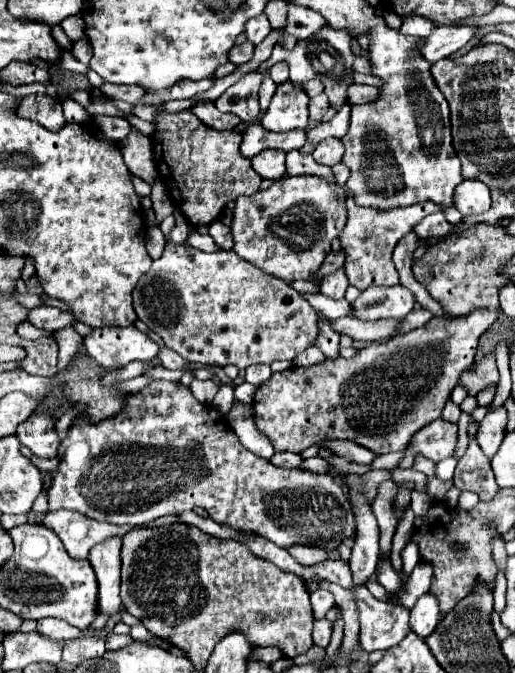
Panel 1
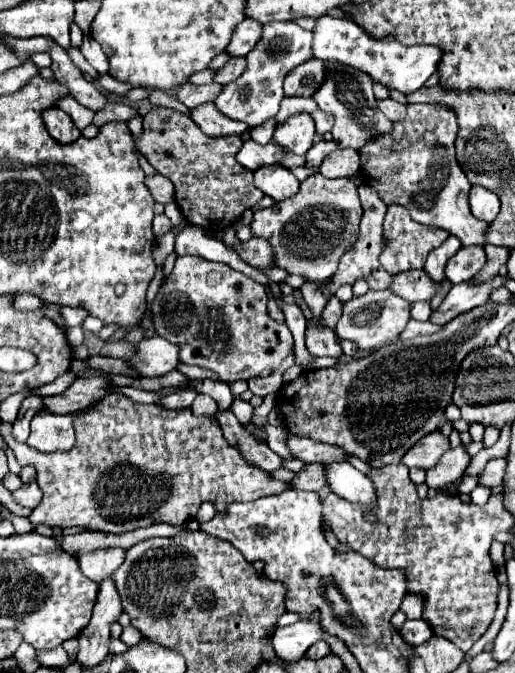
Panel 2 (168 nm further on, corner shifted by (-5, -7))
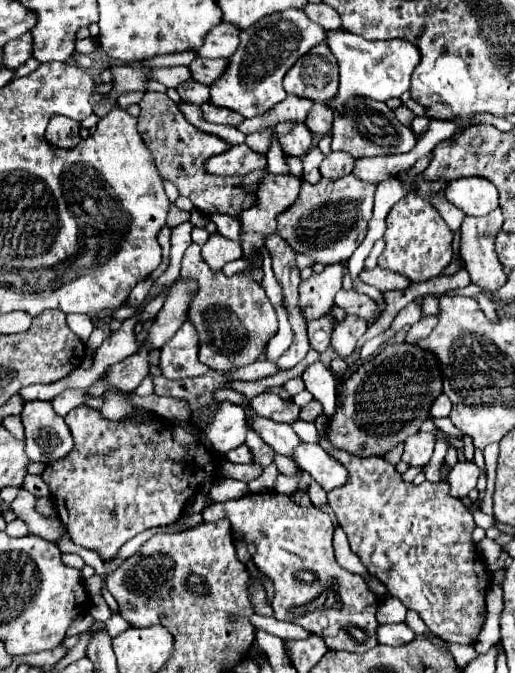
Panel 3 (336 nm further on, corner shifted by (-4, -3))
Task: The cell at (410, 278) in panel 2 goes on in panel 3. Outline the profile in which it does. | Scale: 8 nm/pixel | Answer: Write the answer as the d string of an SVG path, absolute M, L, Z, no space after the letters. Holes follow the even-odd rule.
M375 267L371 271L361 271L361 281L377 287L379 291L389 291L389 289L407 289L411 285L411 279L405 275Z

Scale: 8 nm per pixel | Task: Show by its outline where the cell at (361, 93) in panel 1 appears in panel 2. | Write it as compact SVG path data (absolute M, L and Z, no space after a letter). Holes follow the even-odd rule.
M388 99L388 101L382 101L382 111L384 115L390 119L390 121L402 121L406 117L406 107L394 99Z

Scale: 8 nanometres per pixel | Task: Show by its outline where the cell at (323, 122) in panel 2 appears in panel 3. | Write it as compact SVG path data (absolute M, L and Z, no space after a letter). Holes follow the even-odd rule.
M315 103L305 119L305 125L315 135L327 135L331 131L331 123L333 123L333 113L325 103Z

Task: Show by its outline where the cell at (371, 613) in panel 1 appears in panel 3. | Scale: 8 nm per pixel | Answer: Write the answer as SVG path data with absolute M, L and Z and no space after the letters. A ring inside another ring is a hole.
M387 597L379 605L377 619L379 619L379 623L401 623L401 621L405 621L405 613L407 613L407 607L399 599Z

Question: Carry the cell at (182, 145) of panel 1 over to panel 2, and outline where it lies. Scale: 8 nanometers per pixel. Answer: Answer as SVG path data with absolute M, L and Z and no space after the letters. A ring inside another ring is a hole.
M154 107L144 115L144 131L136 141L136 149L148 163L176 185L176 203L184 219L212 233L232 227L246 209L254 207L264 197L254 187L252 171L236 161L236 149L240 147L240 137L208 137L188 115L166 107Z

